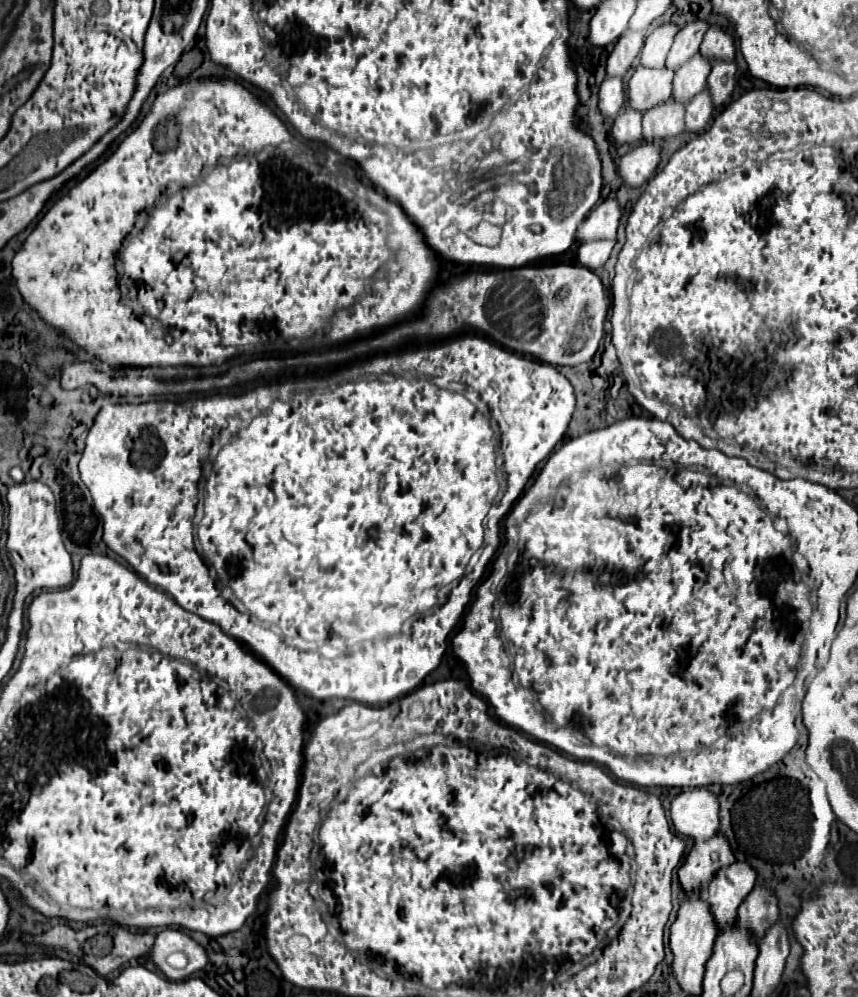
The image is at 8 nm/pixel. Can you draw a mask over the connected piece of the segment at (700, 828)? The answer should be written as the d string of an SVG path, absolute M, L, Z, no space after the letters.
M705 787L681 791L671 801L671 819L677 833L695 841L709 839L719 829L719 799Z

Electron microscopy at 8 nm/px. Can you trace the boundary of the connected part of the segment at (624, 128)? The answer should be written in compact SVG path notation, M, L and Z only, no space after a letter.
M623 107L613 121L611 133L613 133L613 139L617 145L619 143L637 143L643 137L641 135L641 115L637 113L637 109Z

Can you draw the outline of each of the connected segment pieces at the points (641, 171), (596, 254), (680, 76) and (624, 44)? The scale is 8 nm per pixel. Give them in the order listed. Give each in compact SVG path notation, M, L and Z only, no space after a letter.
M641 139L629 153L619 161L619 175L629 187L641 187L655 173L661 161L661 145L655 141Z
M593 241L593 243L585 243L577 251L577 259L587 269L597 269L597 267L601 267L609 259L613 245L615 245L615 241Z
M697 53L687 61L687 65L681 65L673 79L673 97L677 101L687 103L693 95L703 91L707 87L707 75L711 71L711 61Z
M627 29L615 43L611 55L607 57L607 75L625 75L627 69L633 65L635 57L639 55L645 43L643 31Z

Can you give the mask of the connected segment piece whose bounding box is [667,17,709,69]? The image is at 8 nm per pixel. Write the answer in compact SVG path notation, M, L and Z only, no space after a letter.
M695 17L691 19L689 23L683 25L683 29L677 33L675 37L675 43L669 51L669 57L667 57L667 67L671 69L677 69L681 63L685 63L691 55L695 55L699 51L699 45L701 45L701 39L705 35L705 31L709 29L709 23Z

